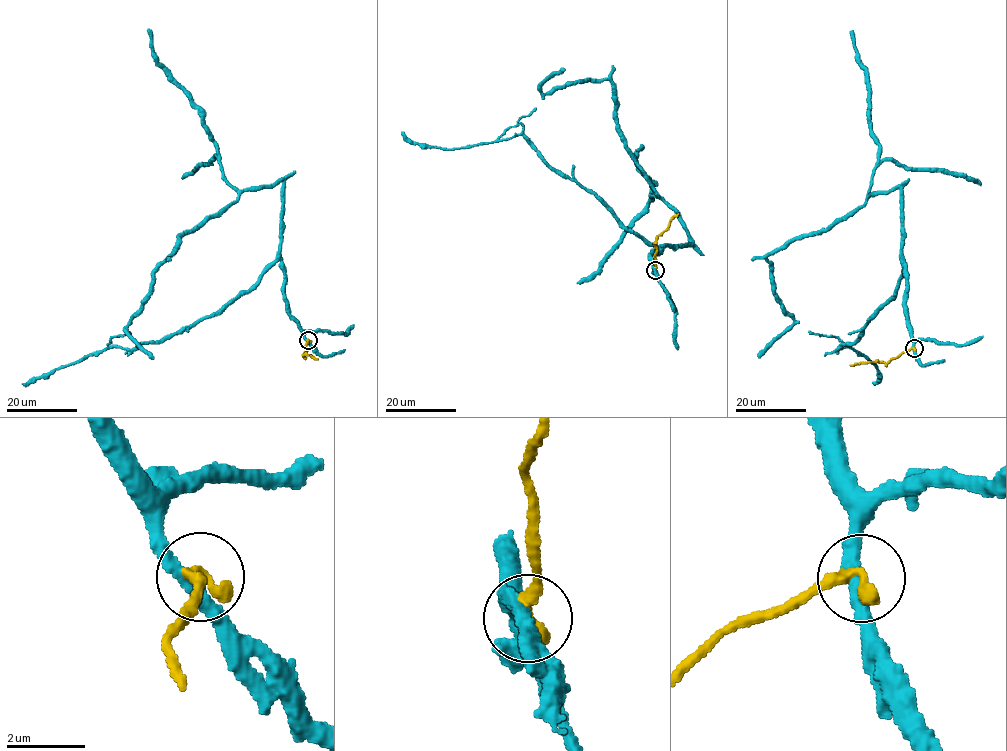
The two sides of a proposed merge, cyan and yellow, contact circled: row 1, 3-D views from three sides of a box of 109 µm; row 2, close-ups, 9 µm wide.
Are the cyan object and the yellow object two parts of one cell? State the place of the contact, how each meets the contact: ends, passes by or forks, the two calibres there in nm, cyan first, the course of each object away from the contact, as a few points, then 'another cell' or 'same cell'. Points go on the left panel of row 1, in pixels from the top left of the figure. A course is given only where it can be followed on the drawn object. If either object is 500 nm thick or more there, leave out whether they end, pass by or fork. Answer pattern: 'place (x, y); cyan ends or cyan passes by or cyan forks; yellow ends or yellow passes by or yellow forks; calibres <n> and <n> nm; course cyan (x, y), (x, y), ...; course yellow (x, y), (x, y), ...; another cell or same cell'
place (308, 340); cyan passes by; yellow ends; calibres 340 and 400 nm; course cyan (308, 340), (288, 313), (285, 295), (280, 179), (247, 188), (178, 237), (126, 329), (153, 359); course yellow (308, 340), (302, 356), (310, 354), (317, 358); another cell

